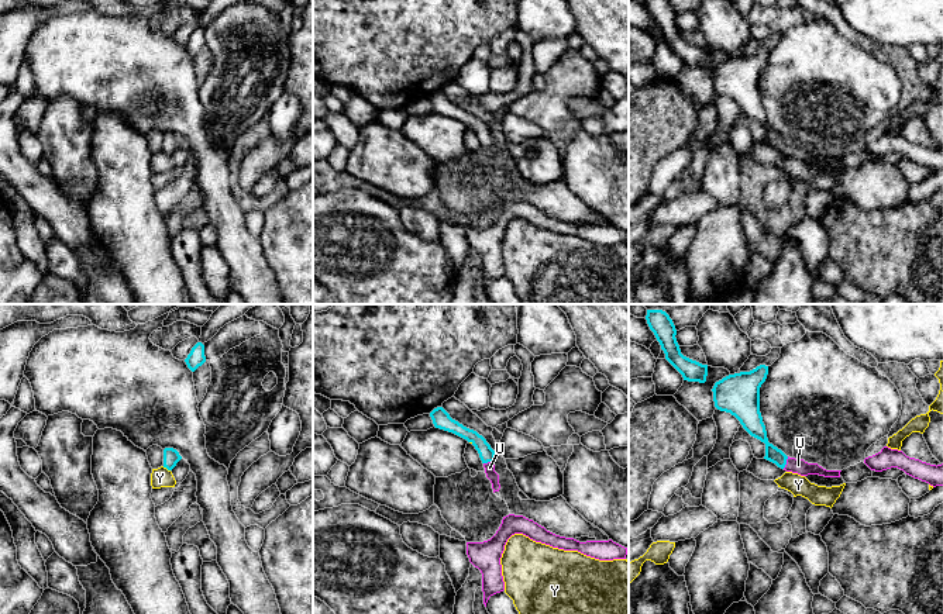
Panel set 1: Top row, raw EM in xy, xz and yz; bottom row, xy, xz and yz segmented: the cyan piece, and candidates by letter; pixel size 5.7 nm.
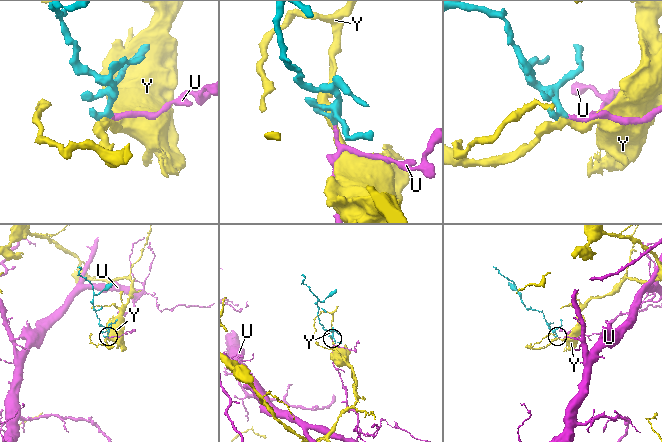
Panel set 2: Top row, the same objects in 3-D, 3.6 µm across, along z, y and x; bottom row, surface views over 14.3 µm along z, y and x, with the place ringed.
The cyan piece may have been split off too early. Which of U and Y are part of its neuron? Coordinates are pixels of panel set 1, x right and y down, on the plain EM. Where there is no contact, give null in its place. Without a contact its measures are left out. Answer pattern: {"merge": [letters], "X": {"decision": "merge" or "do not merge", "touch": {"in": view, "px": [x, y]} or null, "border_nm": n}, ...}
{"merge": ["U"], "U": {"decision": "merge", "touch": {"in": "yz", "px": [785, 147]}, "border_nm": 80}, "Y": {"decision": "do not merge", "touch": {"in": "xy", "px": [167, 152]}, "border_nm": 50}}

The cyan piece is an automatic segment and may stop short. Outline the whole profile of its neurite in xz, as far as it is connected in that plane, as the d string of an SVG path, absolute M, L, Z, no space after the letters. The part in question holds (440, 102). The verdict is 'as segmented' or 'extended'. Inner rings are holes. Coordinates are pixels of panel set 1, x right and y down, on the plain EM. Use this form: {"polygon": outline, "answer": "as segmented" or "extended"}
{"polygon": "M437 92L430 97L433 108L436 113L452 117L468 127L471 127L479 138L479 142L483 148L486 162L492 168L493 177L499 176L499 159L495 156L495 135L486 127L486 124L479 120L476 115L469 114L460 108L458 106L452 104L450 99L443 93Z", "answer": "extended"}

